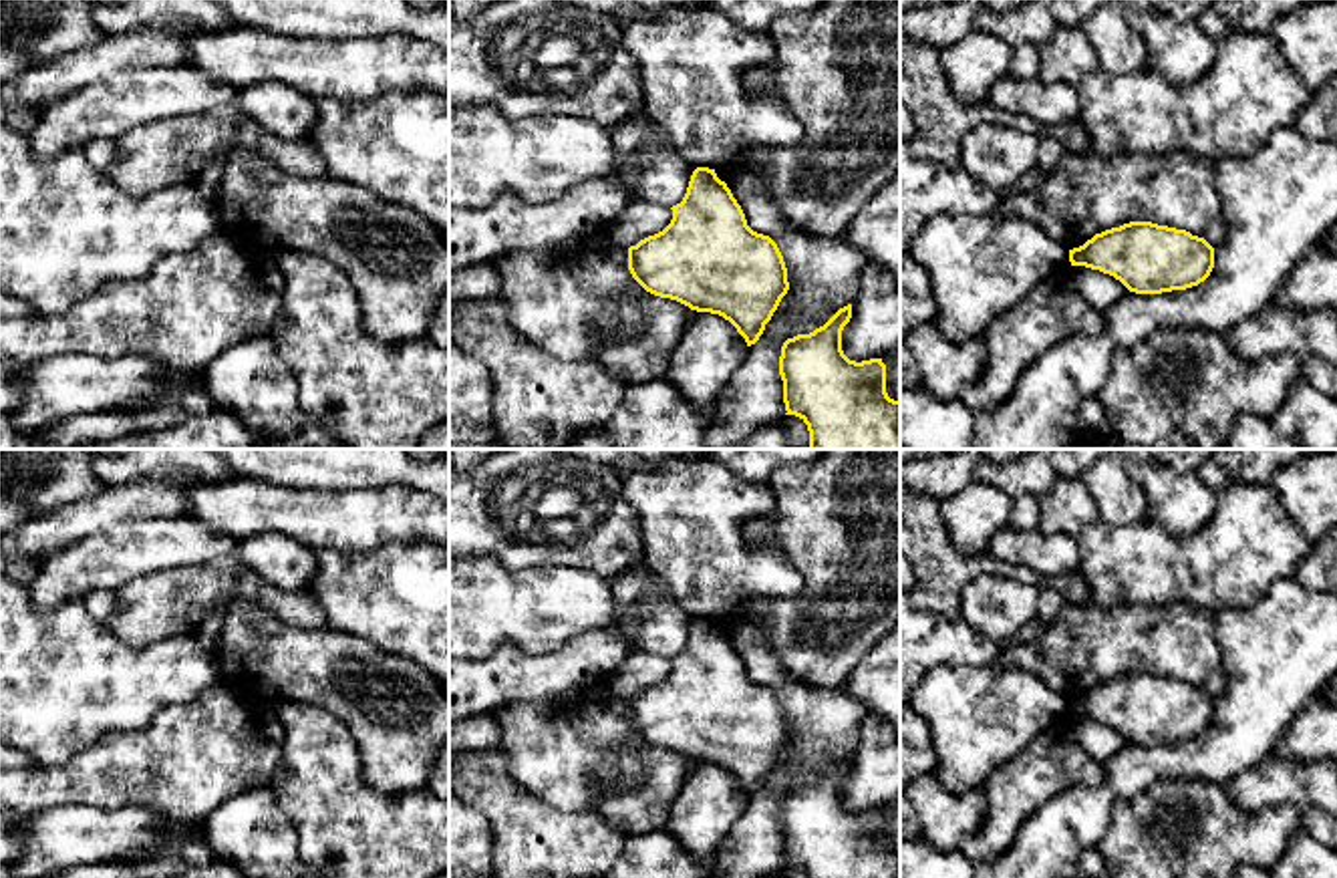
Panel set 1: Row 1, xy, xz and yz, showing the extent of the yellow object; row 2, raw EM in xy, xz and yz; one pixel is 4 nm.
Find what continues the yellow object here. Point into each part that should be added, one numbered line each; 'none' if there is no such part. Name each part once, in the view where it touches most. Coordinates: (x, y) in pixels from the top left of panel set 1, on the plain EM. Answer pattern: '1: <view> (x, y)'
none

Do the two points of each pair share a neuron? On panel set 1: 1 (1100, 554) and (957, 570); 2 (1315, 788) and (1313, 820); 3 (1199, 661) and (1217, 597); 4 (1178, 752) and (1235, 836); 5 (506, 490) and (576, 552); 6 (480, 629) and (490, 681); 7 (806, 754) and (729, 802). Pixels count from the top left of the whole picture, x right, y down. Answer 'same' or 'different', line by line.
1: different
2: different
3: different
4: different
5: same
6: different
7: different

